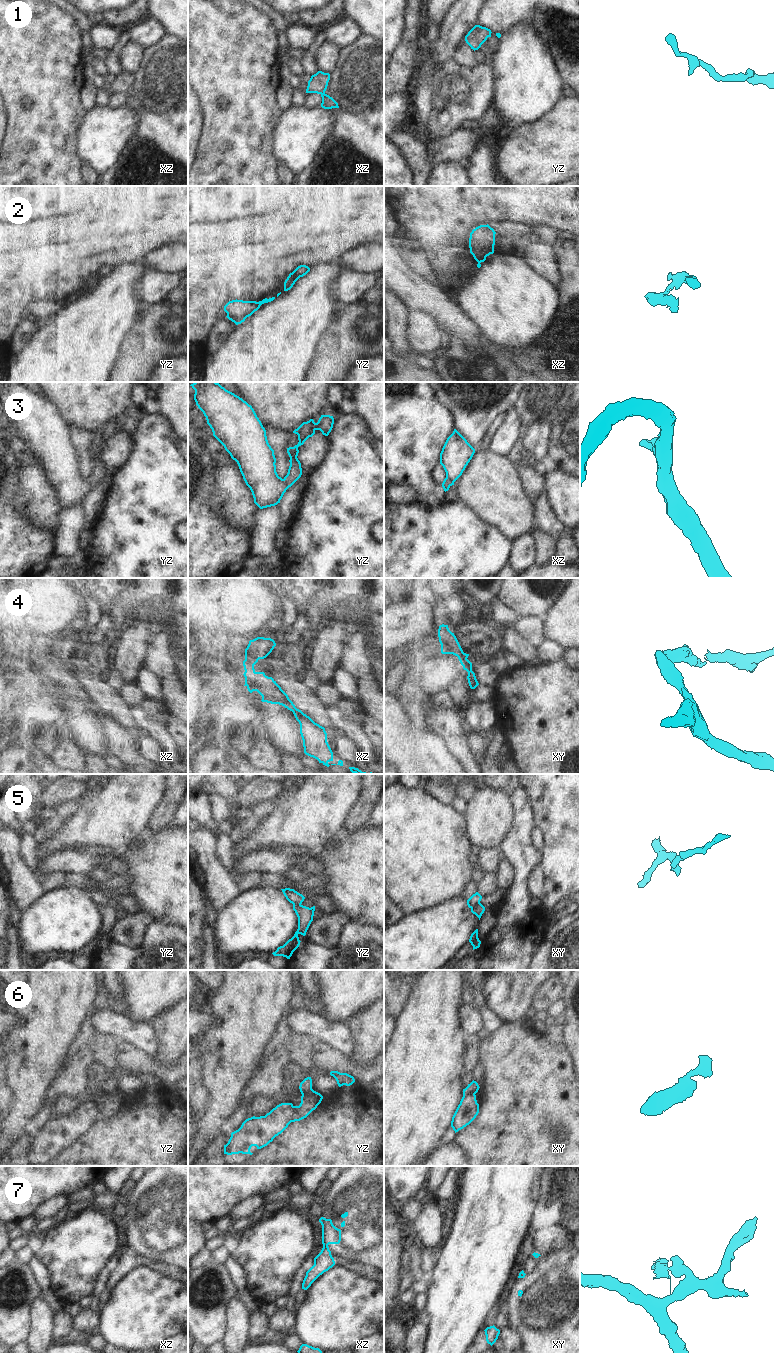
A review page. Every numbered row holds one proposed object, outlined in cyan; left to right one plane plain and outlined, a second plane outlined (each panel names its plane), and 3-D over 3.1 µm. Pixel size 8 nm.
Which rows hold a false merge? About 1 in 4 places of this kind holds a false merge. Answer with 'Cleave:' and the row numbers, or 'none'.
Cleave: 2, 3, 4, 5, 6, 7

